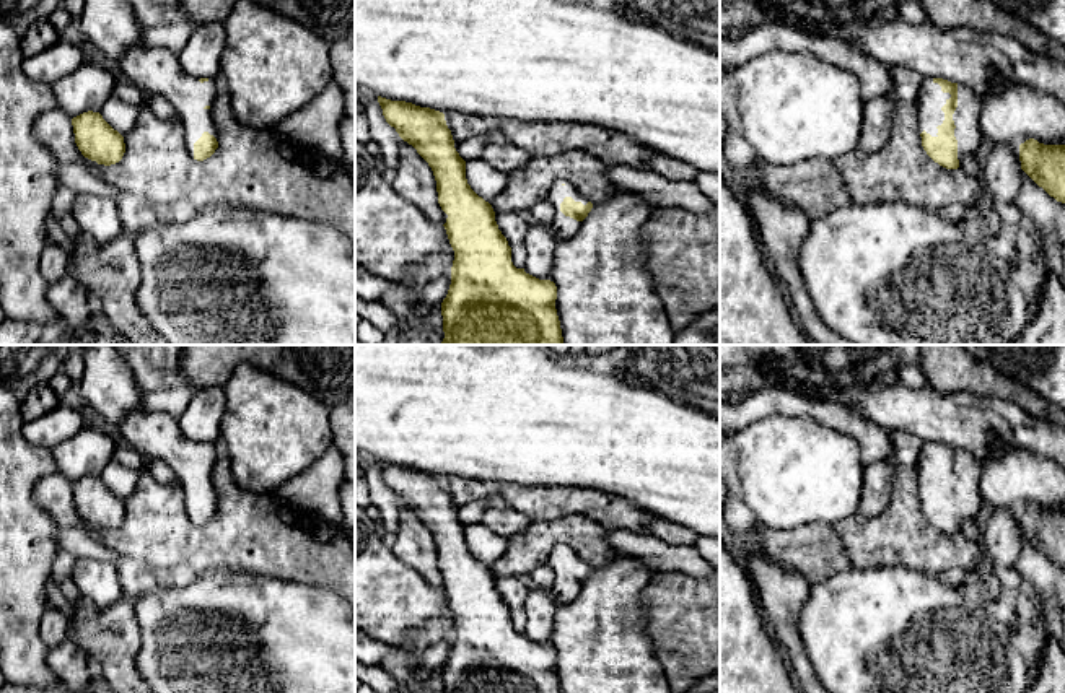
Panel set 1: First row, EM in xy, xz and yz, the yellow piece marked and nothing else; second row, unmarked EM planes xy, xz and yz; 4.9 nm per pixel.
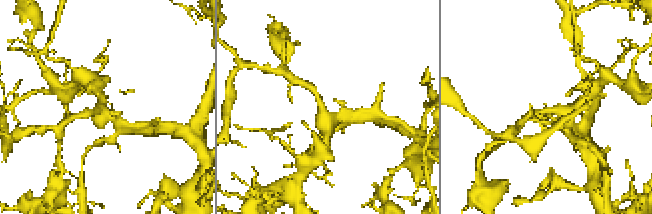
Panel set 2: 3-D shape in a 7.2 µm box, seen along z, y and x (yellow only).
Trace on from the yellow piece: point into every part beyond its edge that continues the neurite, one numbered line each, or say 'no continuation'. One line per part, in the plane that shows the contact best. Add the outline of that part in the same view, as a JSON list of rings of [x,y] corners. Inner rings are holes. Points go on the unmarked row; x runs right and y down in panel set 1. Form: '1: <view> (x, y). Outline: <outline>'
1: yz (930, 464). Outline: [[[923,442],[915,469],[918,472],[920,498],[925,495],[931,501],[938,501],[938,490],[944,485],[941,472],[951,462],[949,457],[943,457],[941,451],[933,442]]]

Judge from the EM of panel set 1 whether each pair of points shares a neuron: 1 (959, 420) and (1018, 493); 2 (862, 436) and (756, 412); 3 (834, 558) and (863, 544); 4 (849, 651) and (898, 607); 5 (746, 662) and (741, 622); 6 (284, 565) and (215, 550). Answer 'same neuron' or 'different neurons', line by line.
1: different neurons
2: same neuron
3: different neurons
4: same neuron
5: same neuron
6: same neuron

